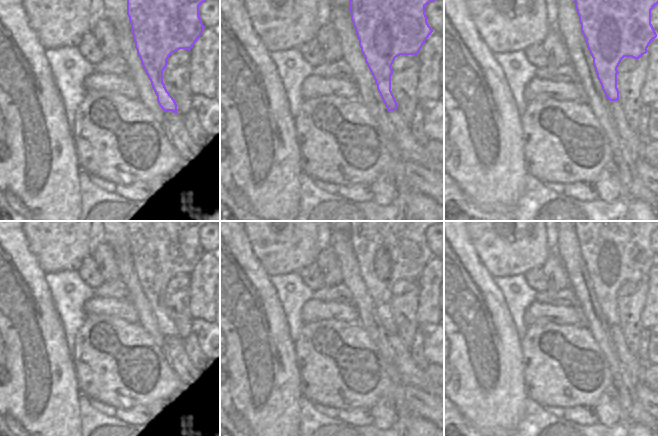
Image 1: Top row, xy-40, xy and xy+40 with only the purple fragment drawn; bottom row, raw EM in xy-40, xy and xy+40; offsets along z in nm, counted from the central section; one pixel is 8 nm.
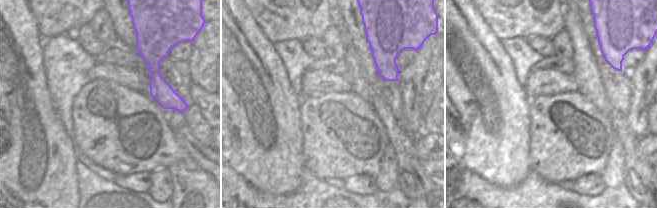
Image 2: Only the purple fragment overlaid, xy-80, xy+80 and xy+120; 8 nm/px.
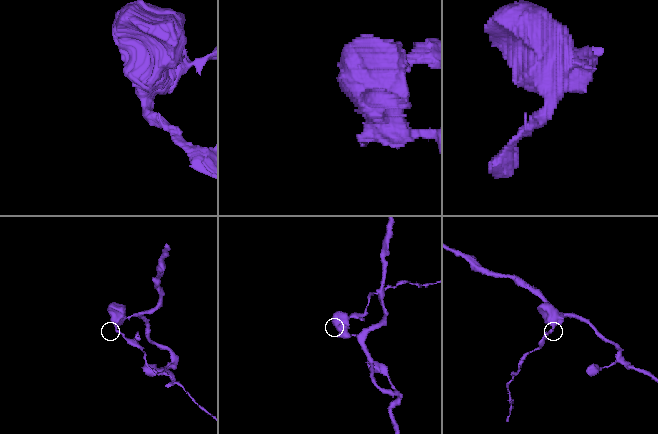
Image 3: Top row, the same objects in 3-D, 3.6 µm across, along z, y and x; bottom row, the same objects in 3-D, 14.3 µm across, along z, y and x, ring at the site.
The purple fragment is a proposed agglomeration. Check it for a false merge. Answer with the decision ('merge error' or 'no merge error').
merge error

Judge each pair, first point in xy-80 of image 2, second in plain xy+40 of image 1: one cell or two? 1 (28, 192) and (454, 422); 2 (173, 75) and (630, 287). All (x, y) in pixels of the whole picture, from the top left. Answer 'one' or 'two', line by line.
1: two
2: two

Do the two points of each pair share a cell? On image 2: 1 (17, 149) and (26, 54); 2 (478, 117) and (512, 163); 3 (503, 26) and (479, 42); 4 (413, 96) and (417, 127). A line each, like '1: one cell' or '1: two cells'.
1: one cell
2: one cell
3: two cells
4: one cell

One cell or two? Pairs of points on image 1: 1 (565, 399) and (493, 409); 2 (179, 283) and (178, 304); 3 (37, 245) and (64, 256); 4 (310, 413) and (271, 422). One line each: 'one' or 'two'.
1: two
2: two
3: one
4: two

